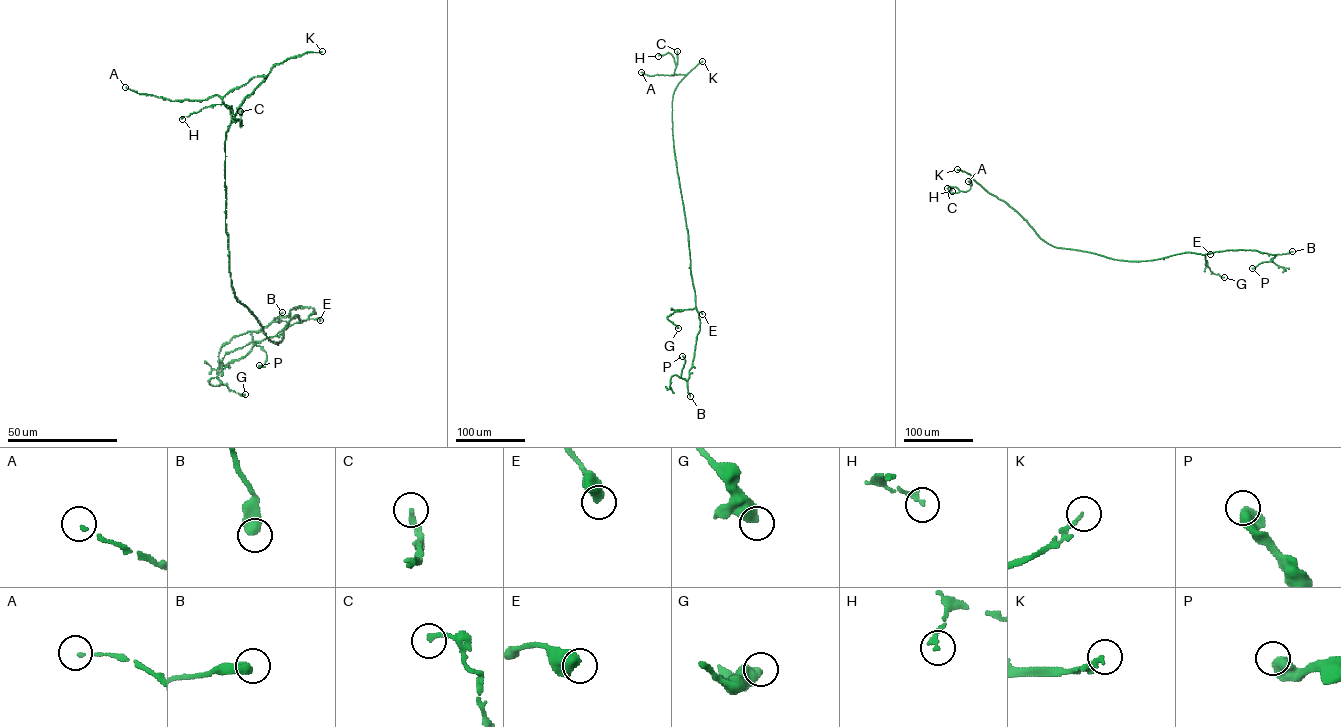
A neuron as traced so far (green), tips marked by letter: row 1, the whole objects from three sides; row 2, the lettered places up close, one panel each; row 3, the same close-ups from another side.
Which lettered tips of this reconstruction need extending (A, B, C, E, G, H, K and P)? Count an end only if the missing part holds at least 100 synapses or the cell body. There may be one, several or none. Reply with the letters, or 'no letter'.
K

